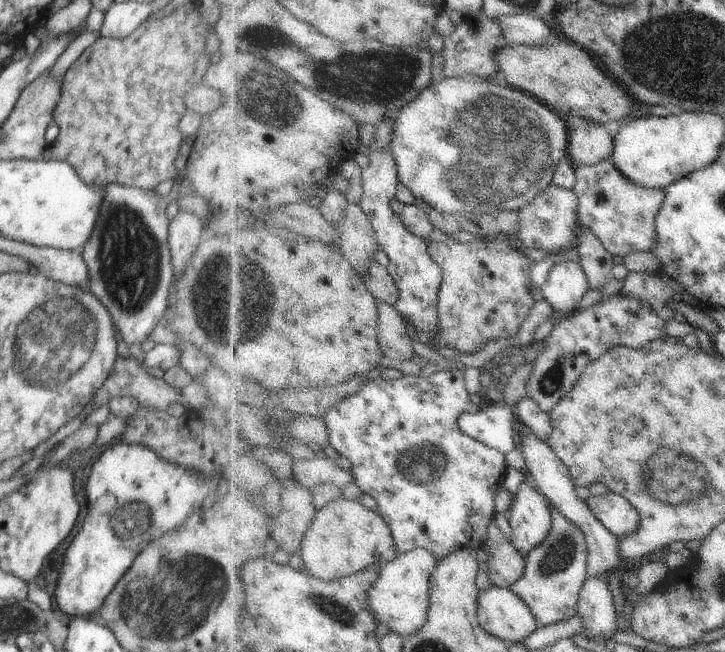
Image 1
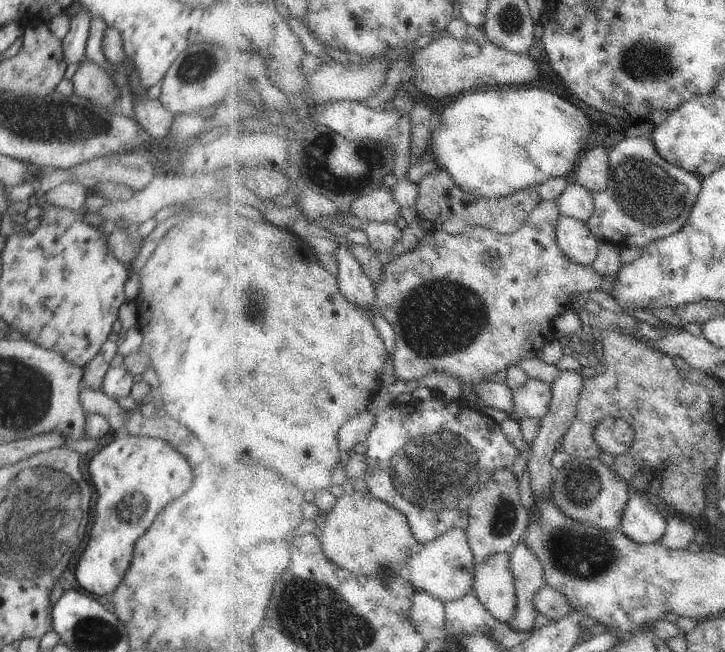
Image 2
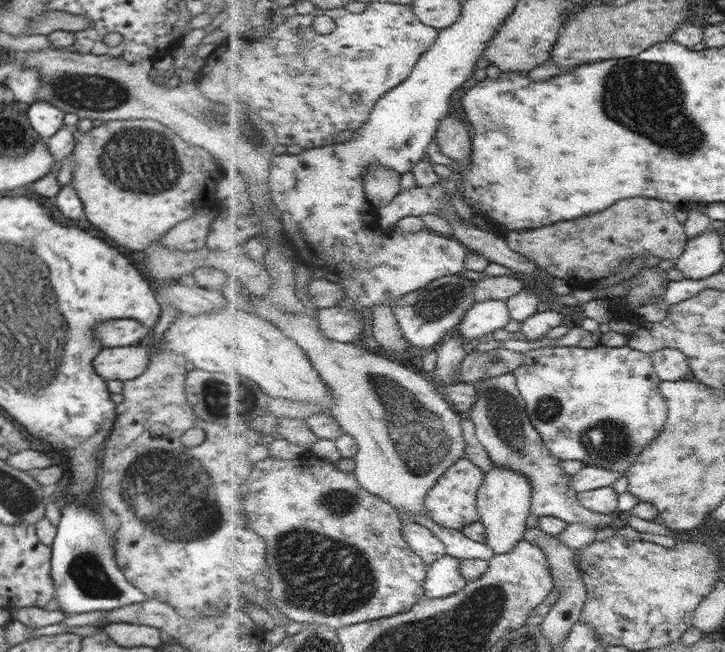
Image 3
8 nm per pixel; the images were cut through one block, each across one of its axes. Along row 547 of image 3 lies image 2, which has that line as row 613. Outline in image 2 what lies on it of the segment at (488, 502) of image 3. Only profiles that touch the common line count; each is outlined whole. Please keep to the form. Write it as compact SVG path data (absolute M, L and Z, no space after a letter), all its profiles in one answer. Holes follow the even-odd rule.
M504 552L490 556L477 567L474 592L492 615L508 623L519 609L519 595L512 564L514 554Z

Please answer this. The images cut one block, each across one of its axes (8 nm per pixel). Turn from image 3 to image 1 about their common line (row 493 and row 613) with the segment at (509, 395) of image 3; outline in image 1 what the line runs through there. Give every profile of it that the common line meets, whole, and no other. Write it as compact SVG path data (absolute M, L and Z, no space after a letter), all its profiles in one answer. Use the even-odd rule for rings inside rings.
M552 505L554 526L552 534L530 554L527 560L527 573L524 578L512 586L516 594L520 594L532 607L539 628L560 624L564 620L572 620L579 613L579 602L587 584L589 572L588 536L582 528L578 528L572 520L566 518L562 510Z

